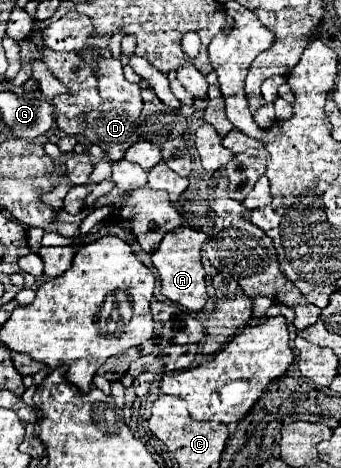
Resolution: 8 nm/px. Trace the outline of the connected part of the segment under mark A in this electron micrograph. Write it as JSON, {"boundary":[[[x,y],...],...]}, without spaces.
{"boundary":[[[176,227],[174,231],[168,231],[160,247],[152,253],[152,263],[158,269],[160,283],[162,283],[162,295],[190,311],[200,311],[208,299],[206,285],[204,285],[204,269],[200,263],[200,251],[206,239],[208,235],[198,229]]]}

